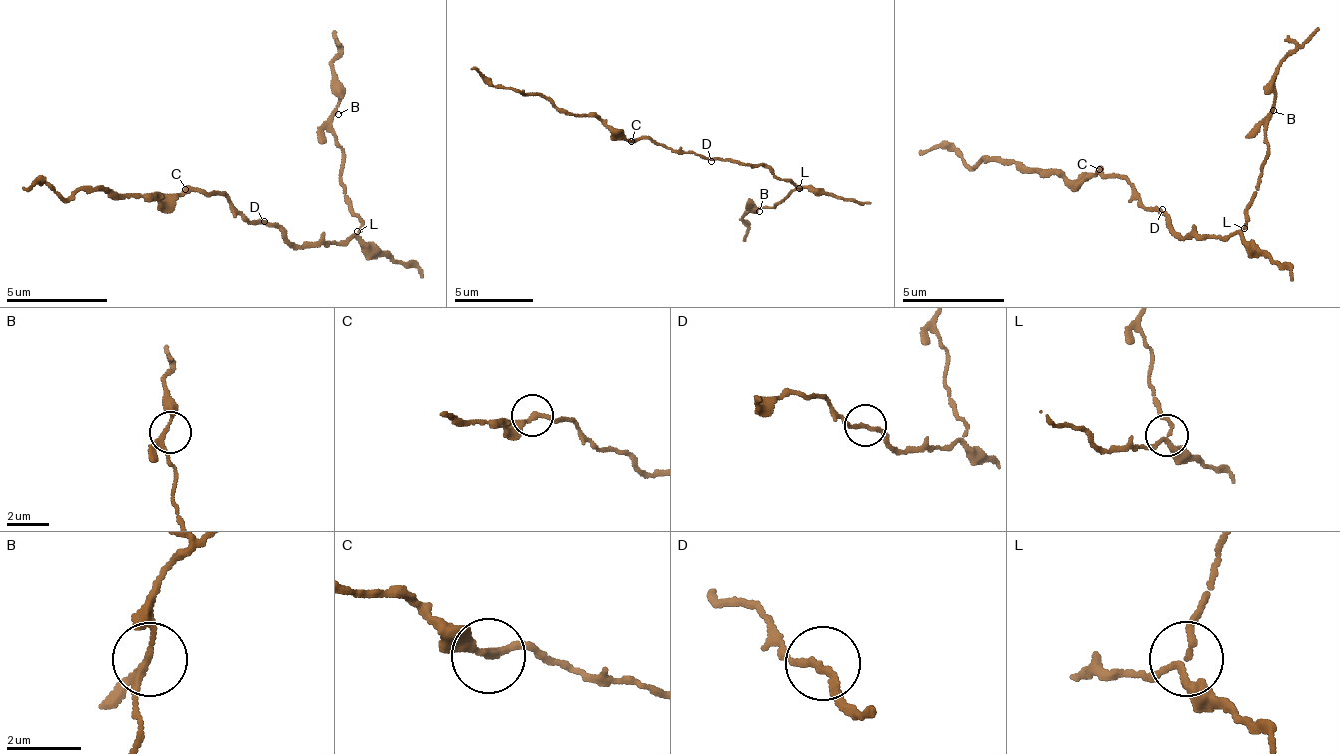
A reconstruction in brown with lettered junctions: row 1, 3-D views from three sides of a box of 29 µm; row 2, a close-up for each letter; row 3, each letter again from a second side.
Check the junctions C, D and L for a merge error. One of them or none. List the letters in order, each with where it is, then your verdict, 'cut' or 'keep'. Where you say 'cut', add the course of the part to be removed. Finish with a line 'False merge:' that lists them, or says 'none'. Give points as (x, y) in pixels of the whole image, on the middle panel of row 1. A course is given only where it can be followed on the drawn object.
C: place (631, 141); keep
D: place (711, 161); keep
L: place (799, 188); cut; course (799, 187), (755, 211), (748, 210), (745, 239)
False merge: L

